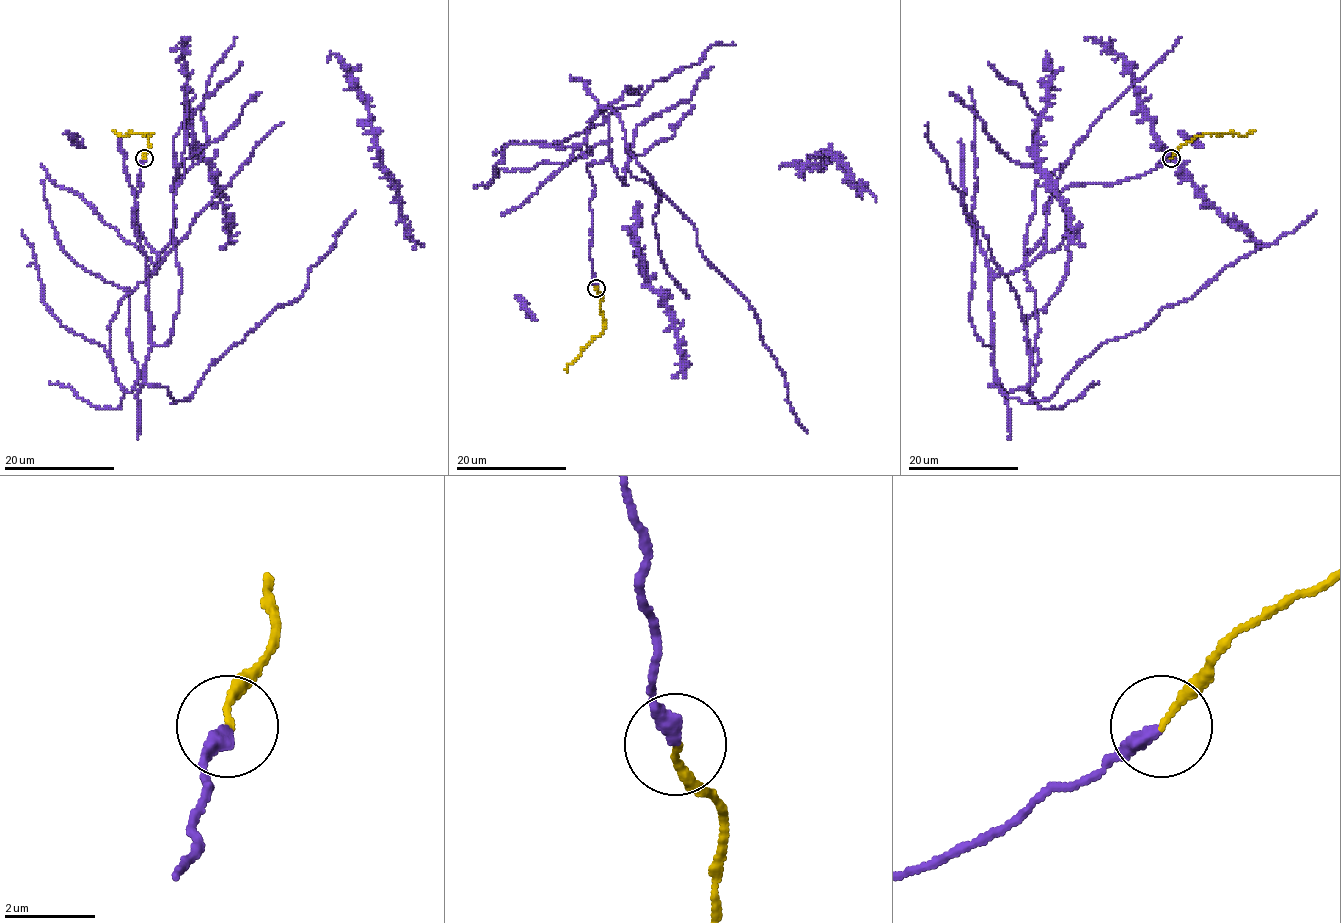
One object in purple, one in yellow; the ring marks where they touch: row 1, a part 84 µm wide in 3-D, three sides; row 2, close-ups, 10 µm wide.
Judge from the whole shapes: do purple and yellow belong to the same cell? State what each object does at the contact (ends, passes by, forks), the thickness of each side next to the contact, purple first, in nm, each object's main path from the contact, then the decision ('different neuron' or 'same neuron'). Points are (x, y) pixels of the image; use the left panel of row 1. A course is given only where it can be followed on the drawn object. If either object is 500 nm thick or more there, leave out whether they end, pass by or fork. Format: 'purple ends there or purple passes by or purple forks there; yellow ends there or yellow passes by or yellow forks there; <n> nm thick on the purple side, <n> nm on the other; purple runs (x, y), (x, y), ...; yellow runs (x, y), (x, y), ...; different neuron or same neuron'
purple ends there; yellow ends there; 340 nm thick on the purple side, 150 nm on the other; purple runs (143, 157), (135, 222), (157, 255), (145, 380), (164, 386), (172, 402), (303, 292), (309, 269), (355, 211); yellow runs (143, 157), (149, 137), (153, 134), (119, 135), (114, 131); same neuron

